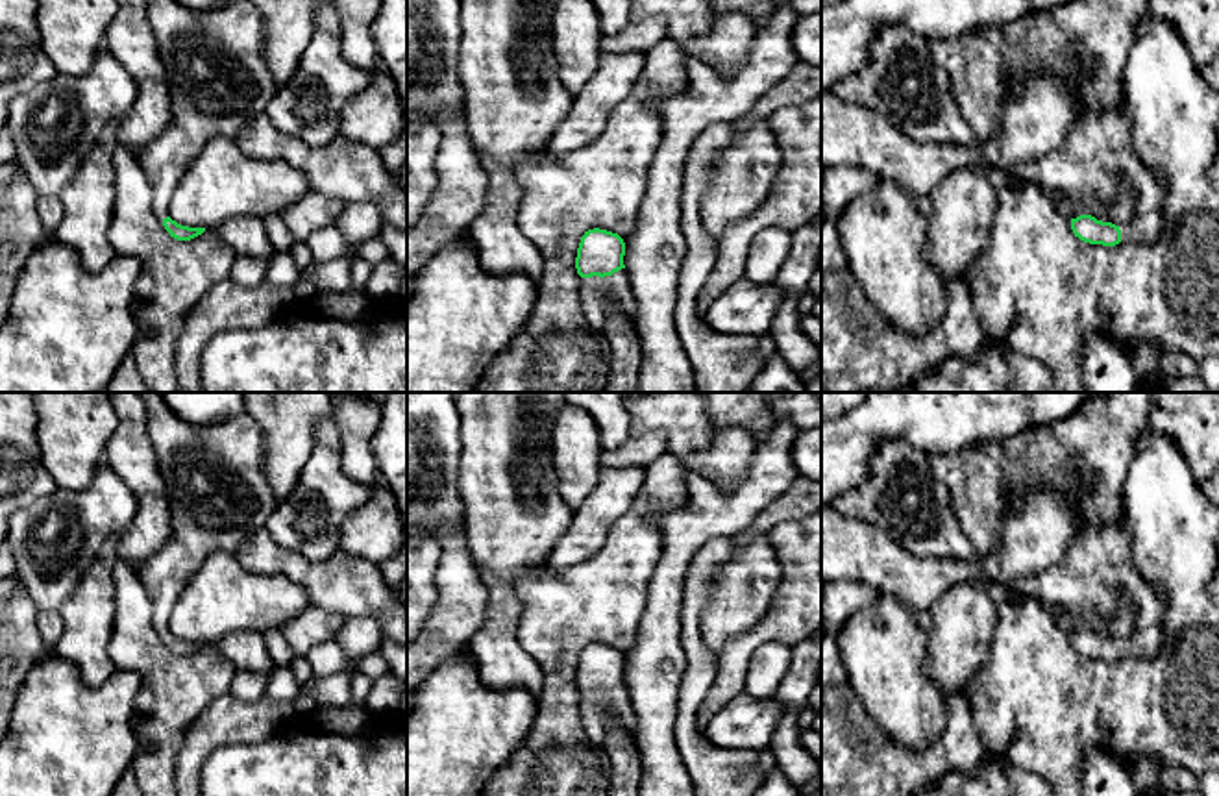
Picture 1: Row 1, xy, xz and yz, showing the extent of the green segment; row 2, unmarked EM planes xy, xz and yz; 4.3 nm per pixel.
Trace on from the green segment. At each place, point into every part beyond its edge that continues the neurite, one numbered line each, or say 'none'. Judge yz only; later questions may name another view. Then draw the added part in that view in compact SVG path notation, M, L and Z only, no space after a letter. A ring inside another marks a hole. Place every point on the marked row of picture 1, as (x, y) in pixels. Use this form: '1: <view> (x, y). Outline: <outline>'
1: yz (1084, 43). Outline: M1069 0L1067 4L1030 11L1012 24L980 26L951 39L929 43L930 56L947 72L962 117L979 141L1001 130L1001 104L1019 74L1047 70L1064 80L1075 96L1077 122L1060 150L1019 163L1017 178L1071 194L1078 204L1093 200L1112 204L1121 191L1136 194L1136 218L1121 224L1123 243L1151 244L1162 233L1165 178L1145 165L1132 143L1132 126L1125 107L1123 67L1134 28L1145 17L1149 0Z

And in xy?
1: xy (219, 80). Outline: M148 0L148 20L155 35L170 89L172 122L137 154L152 191L154 209L170 217L170 200L189 165L215 139L237 139L257 115L266 113L277 85L263 57L265 24L250 0L207 11L189 9L176 0Z

